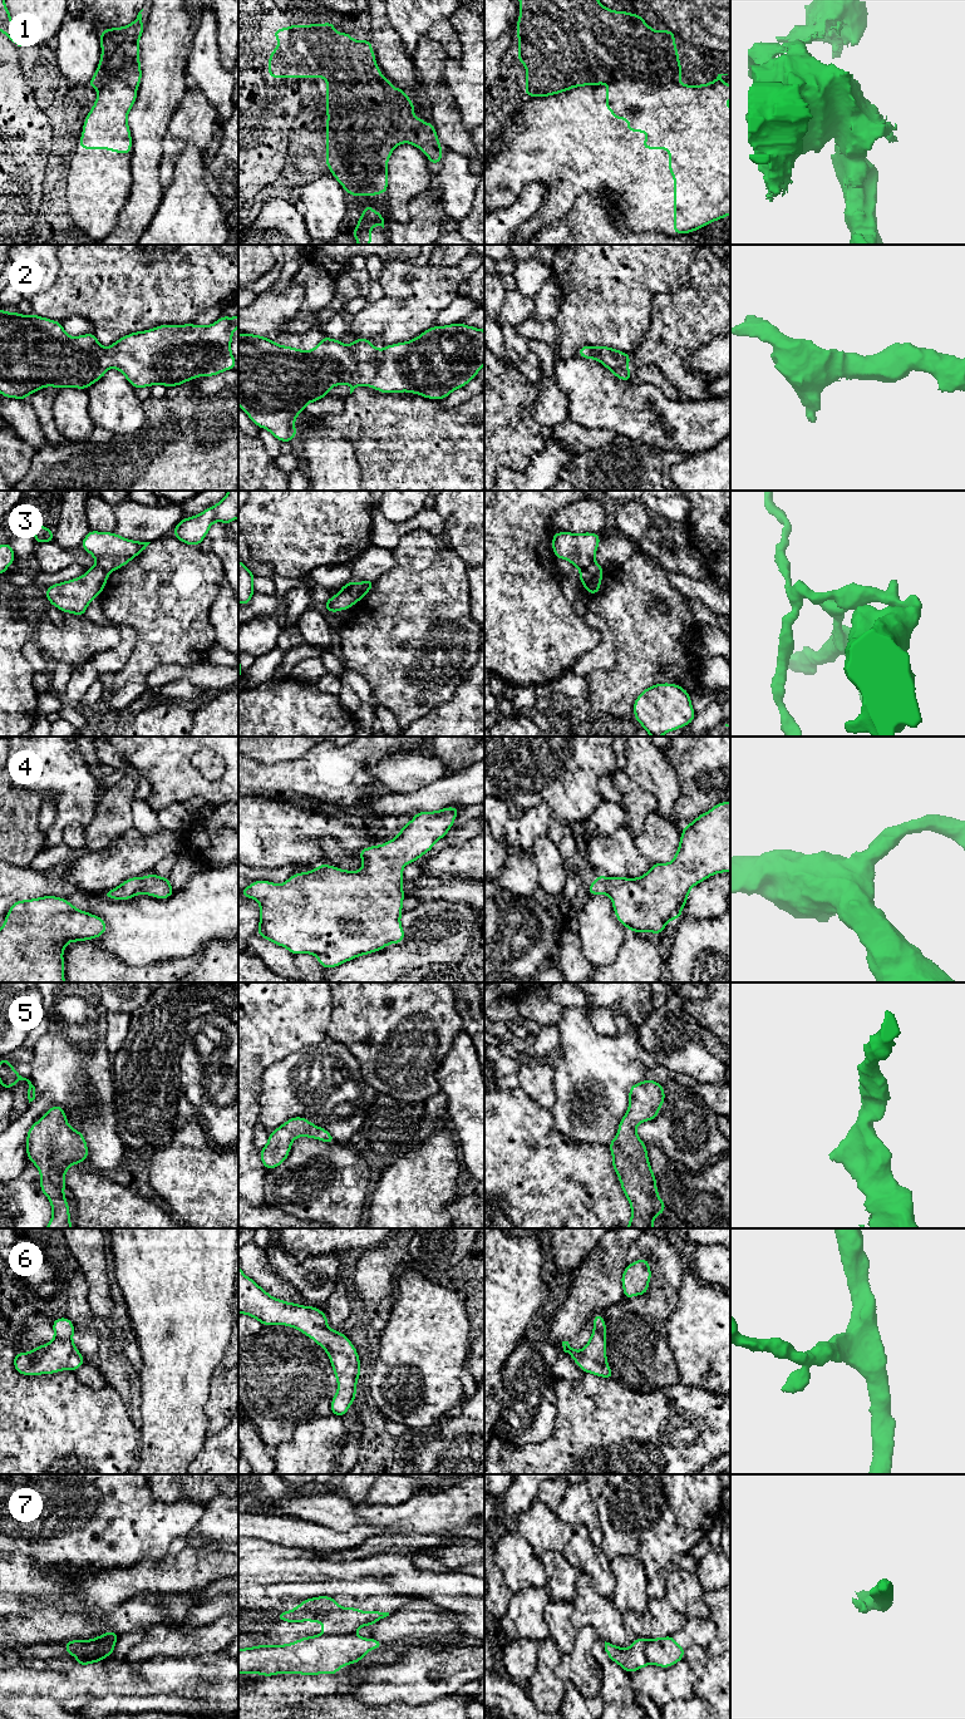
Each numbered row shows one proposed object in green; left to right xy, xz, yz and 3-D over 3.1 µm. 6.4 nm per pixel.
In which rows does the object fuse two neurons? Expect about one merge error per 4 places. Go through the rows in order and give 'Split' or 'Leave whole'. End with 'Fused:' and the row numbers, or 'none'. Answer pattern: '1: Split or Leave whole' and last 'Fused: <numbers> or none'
1: Leave whole
2: Leave whole
3: Split
4: Leave whole
5: Leave whole
6: Leave whole
7: Split
Fused: 3, 7

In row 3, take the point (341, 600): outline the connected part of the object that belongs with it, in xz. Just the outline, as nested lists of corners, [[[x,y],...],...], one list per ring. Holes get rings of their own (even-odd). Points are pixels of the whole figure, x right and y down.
[[[340,588],[340,591],[335,596],[330,597],[326,602],[324,602],[324,609],[335,614],[336,611],[353,607],[354,604],[355,602],[349,596],[349,593],[344,588]]]

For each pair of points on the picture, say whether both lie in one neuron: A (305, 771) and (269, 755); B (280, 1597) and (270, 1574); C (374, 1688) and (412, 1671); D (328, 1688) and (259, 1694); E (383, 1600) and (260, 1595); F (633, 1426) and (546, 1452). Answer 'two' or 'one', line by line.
A: two
B: two
C: one
D: one
E: one
F: one

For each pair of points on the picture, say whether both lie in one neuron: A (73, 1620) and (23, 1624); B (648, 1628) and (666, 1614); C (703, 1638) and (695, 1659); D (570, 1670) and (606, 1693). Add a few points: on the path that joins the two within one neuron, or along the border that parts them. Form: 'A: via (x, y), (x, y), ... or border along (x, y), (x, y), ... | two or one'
A: via (60, 1624), (35, 1624) | one
B: via (653, 1624), (661, 1619) | one
C: border along (705, 1650), (690, 1643), (683, 1656) | two
D: border along (594, 1659), (601, 1669), (599, 1697) | two

